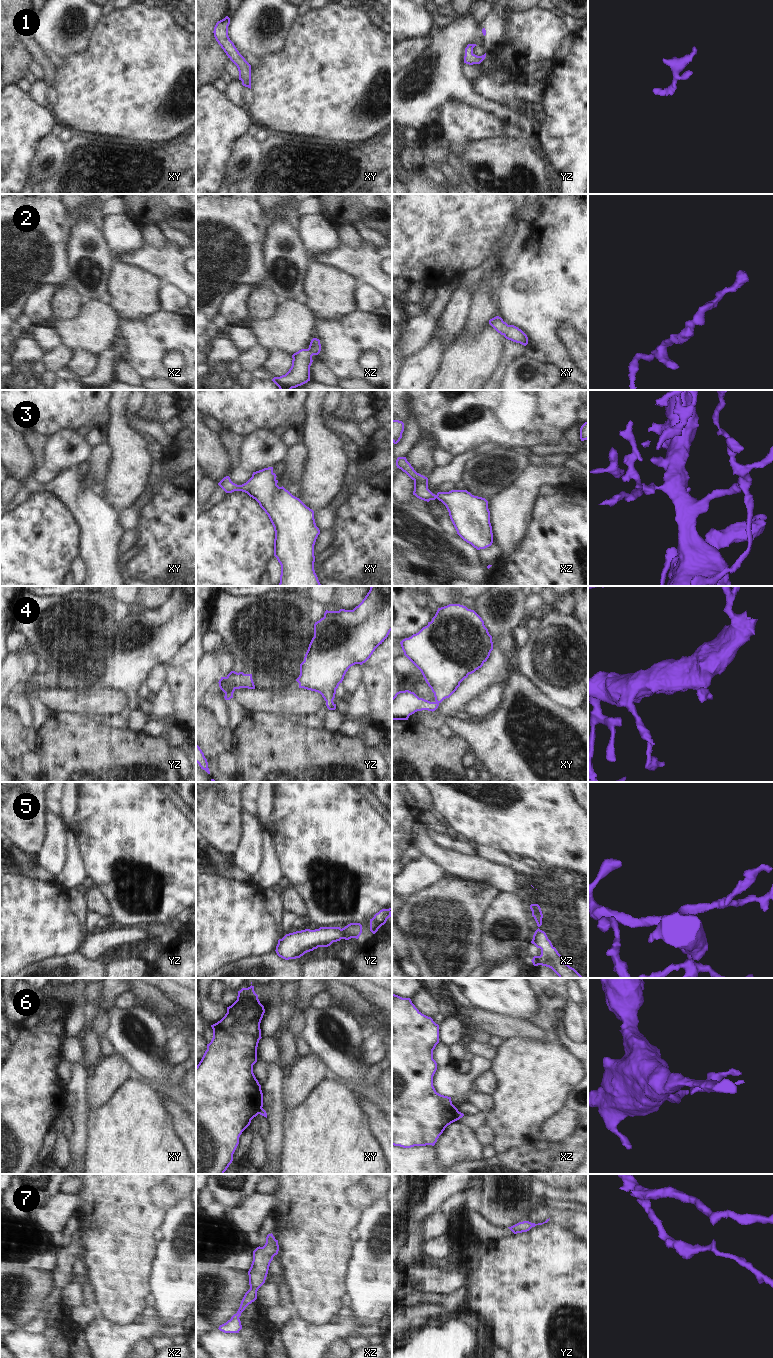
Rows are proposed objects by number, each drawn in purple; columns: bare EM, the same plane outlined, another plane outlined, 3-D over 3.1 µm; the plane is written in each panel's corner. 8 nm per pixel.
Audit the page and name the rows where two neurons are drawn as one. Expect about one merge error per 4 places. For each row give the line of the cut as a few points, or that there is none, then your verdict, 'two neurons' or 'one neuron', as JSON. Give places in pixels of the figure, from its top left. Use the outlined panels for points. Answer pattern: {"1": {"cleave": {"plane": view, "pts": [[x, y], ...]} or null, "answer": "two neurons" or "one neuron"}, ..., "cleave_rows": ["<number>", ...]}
{"1": {"cleave": null, "answer": "one neuron"}, "2": {"cleave": null, "answer": "one neuron"}, "3": {"cleave": null, "answer": "one neuron"}, "4": {"cleave": null, "answer": "one neuron"}, "5": {"cleave": null, "answer": "one neuron"}, "6": {"cleave": {"plane": "xz", "pts": [[458, 1111], [455, 1120]]}, "answer": "two neurons"}, "7": {"cleave": null, "answer": "one neuron"}, "cleave_rows": ["6"]}

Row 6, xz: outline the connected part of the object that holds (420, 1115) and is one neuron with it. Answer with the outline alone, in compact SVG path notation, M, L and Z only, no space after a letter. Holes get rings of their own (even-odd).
M392 994L392 1145L403 1148L414 1146L434 1146L439 1136L445 1128L456 1121L458 1109L452 1104L451 1097L441 1095L436 1092L433 1086L433 1076L437 1070L437 1063L433 1059L433 1050L439 1043L439 1025L431 1017L422 1014L412 1003L410 998L402 998Z

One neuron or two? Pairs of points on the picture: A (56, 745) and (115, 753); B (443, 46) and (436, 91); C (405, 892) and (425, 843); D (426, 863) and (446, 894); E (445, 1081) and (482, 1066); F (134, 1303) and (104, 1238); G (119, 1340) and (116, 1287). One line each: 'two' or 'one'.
A: one
B: one
C: two
D: two
E: one
F: one
G: two

